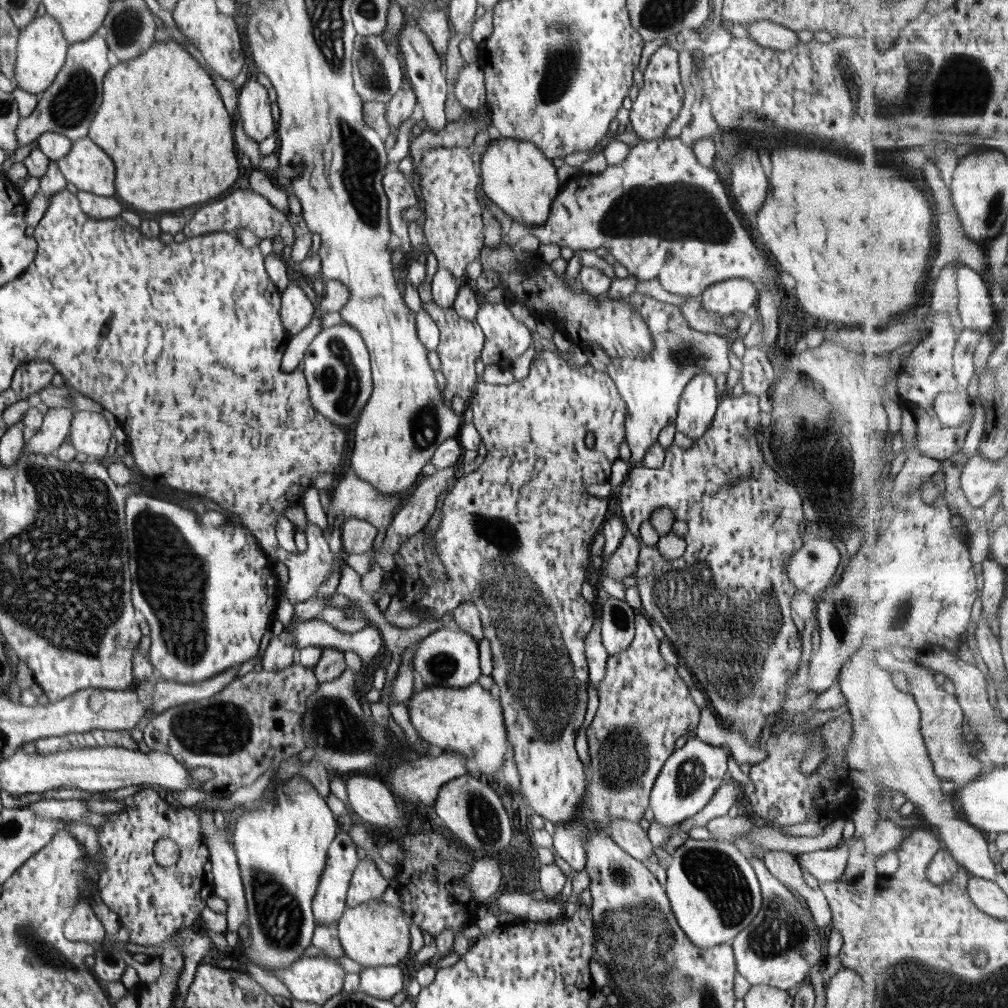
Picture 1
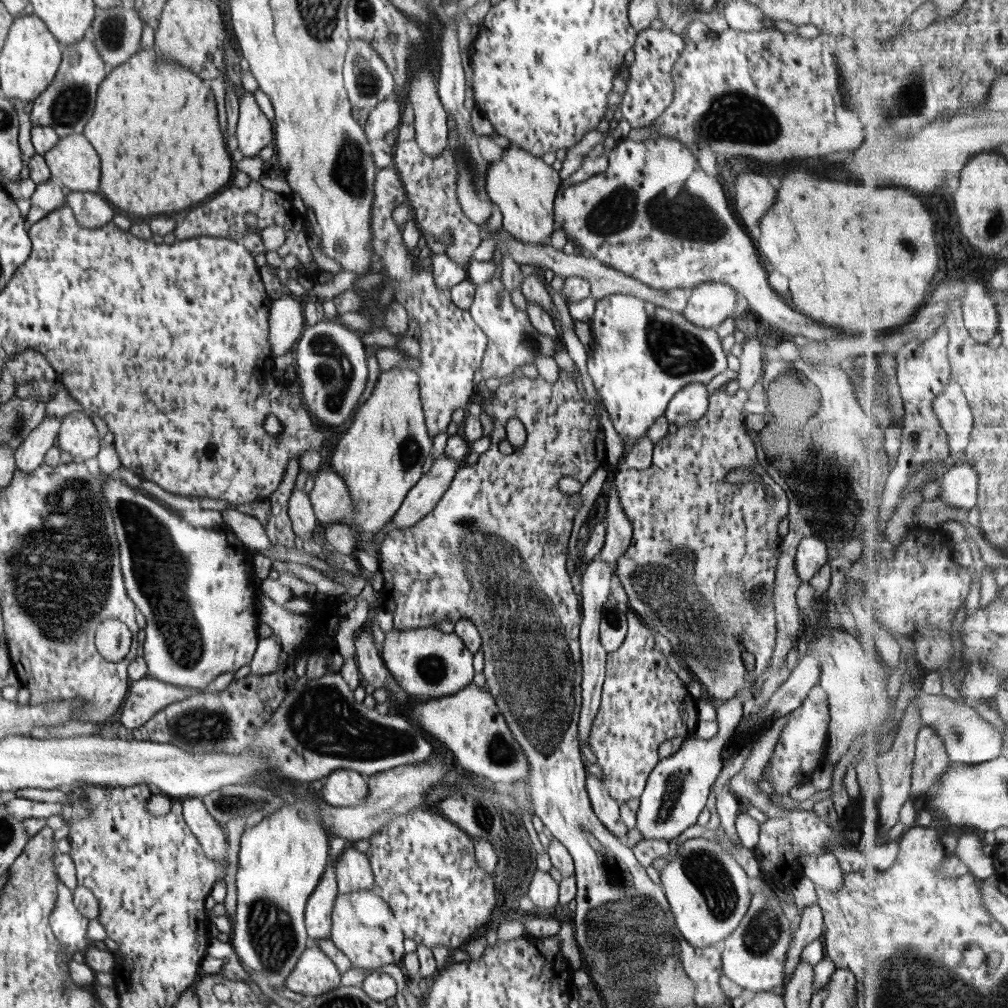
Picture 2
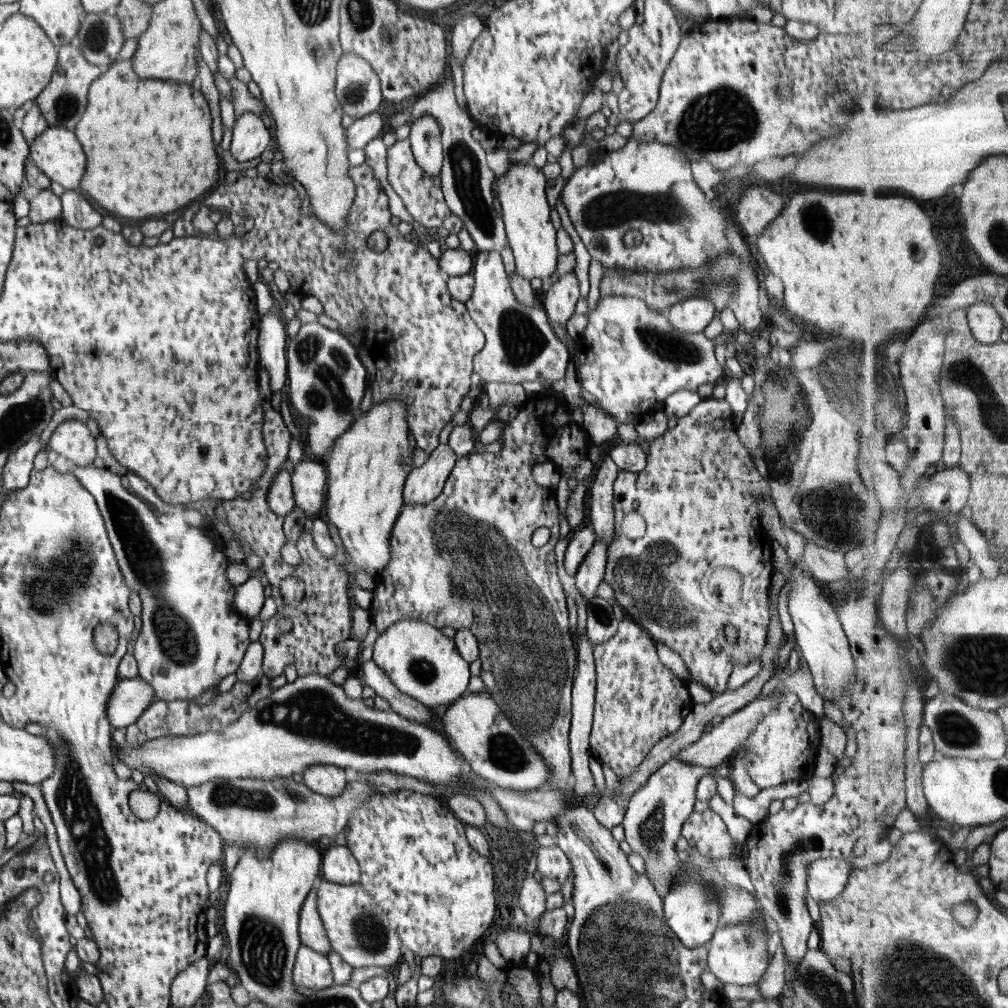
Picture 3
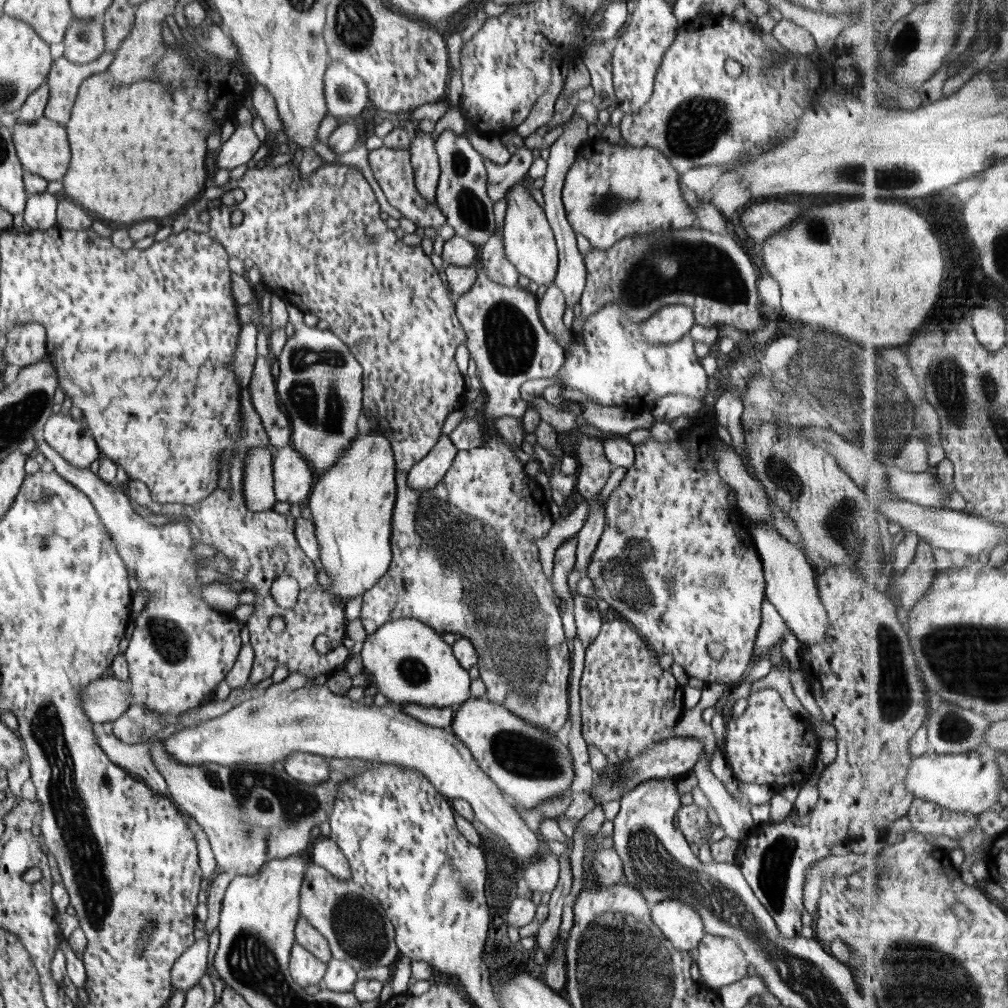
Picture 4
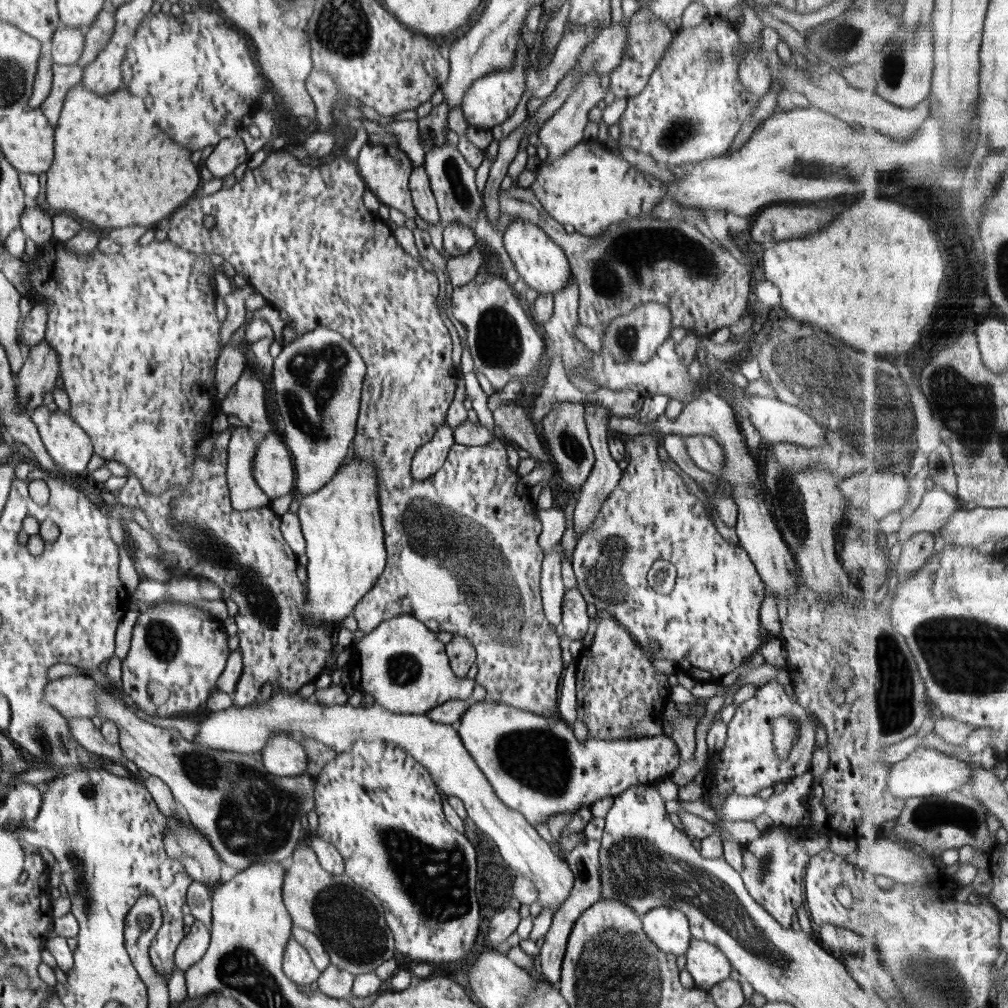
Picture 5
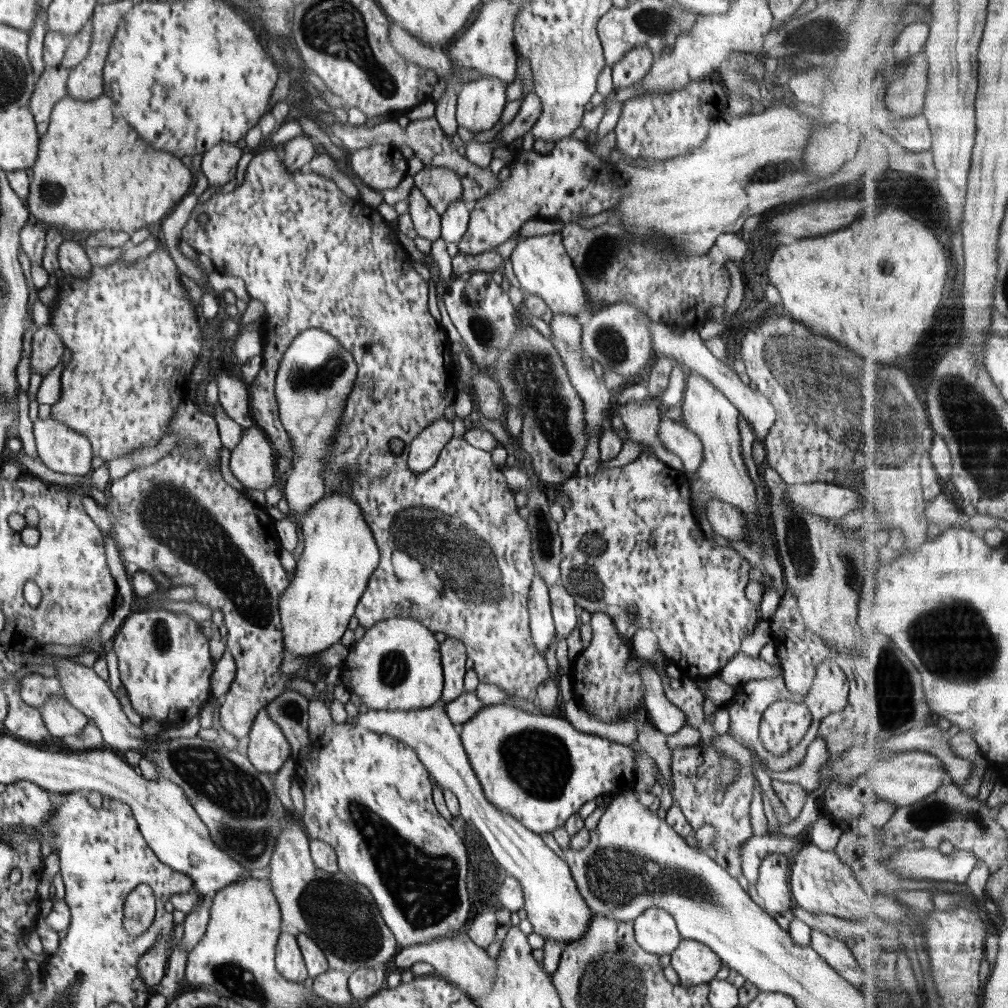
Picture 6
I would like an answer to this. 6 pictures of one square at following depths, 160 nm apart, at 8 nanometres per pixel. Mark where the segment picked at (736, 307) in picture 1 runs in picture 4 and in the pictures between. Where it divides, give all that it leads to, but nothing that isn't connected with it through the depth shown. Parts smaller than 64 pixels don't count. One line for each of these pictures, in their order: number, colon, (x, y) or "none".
2: (709, 304)
3: (693, 315)
4: (670, 323)

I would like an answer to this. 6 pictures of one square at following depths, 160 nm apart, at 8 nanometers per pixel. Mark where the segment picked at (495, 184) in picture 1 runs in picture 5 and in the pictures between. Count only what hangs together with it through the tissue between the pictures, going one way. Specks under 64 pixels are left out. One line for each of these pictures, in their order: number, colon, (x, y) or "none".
2: (523, 187)
3: (521, 189)
4: (529, 242)
5: (542, 264)

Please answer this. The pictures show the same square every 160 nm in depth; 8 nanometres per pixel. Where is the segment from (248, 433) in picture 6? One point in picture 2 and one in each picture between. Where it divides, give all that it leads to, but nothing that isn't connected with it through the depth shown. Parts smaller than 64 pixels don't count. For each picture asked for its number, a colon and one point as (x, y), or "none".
2: (330, 500)
3: (308, 480)
4: (293, 480)
5: (272, 468)

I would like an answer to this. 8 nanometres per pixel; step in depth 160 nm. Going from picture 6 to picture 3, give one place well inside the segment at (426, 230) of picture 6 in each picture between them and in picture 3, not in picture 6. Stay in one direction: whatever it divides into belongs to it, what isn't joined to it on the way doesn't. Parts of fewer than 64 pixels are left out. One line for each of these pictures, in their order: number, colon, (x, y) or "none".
3: (425, 136)
4: (424, 158)
5: (424, 201)

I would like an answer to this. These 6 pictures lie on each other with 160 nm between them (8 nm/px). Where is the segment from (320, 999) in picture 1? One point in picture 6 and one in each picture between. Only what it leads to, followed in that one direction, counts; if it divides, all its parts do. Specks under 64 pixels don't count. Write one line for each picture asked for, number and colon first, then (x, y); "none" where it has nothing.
2: (314, 974)
3: (311, 970)
4: (306, 970)
5: (298, 967)
6: (288, 959)

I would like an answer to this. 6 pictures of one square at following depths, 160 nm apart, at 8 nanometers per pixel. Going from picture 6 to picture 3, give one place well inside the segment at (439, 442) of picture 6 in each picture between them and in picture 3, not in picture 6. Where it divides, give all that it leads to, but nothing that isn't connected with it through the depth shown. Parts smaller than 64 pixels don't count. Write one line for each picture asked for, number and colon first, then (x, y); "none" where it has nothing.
3: (423, 485)
4: (426, 474)
5: (428, 460)

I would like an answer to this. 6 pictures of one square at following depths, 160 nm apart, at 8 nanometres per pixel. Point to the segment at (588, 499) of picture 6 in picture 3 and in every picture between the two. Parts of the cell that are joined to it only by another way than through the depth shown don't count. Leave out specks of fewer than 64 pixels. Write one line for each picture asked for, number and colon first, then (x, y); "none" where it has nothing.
3: (687, 528)
4: (670, 519)
5: (708, 625)

